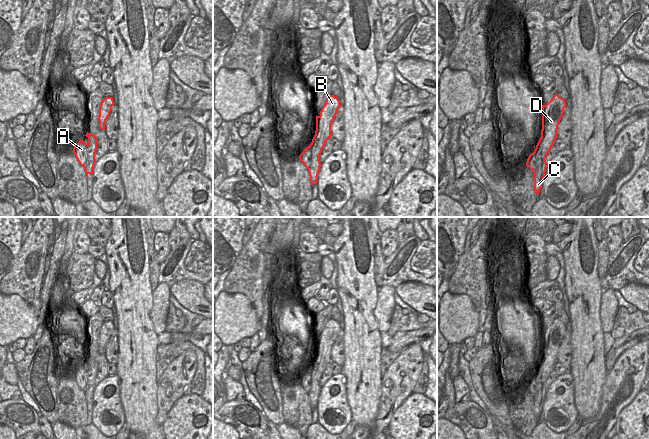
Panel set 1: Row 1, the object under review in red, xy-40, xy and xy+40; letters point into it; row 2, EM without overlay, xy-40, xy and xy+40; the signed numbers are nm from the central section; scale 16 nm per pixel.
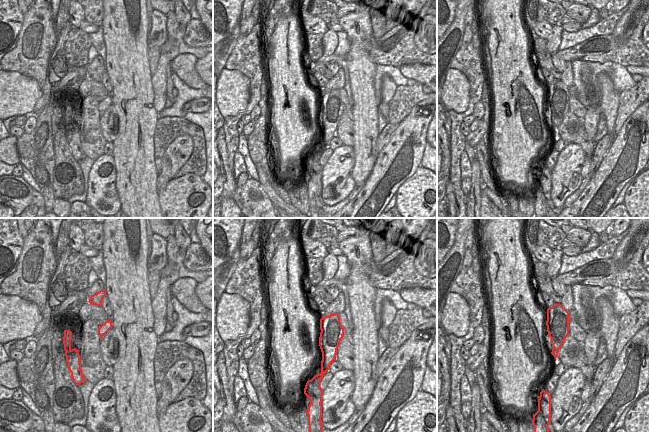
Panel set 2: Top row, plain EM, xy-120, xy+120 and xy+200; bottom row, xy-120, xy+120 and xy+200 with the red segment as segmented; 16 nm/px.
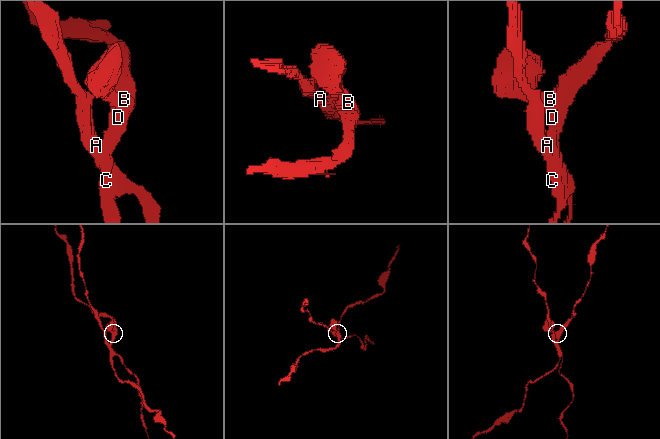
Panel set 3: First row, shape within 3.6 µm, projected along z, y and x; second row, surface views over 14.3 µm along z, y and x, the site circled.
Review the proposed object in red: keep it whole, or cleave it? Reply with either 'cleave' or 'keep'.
cleave

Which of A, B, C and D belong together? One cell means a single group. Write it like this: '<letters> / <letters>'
A / B C D

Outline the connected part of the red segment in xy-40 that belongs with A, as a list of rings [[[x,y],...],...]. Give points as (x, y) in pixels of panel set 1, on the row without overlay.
[[[80,364],[72,375],[81,390],[85,390],[87,383],[87,370],[83,364]]]

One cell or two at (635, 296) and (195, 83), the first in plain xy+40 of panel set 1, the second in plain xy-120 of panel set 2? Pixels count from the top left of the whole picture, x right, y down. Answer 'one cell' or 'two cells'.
one cell

